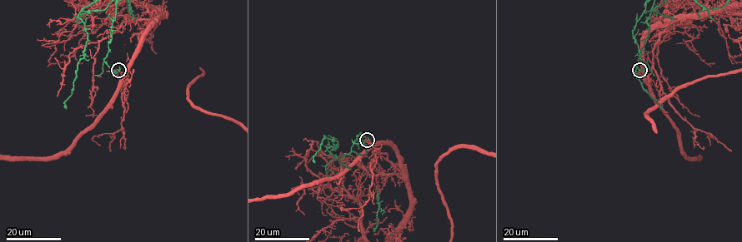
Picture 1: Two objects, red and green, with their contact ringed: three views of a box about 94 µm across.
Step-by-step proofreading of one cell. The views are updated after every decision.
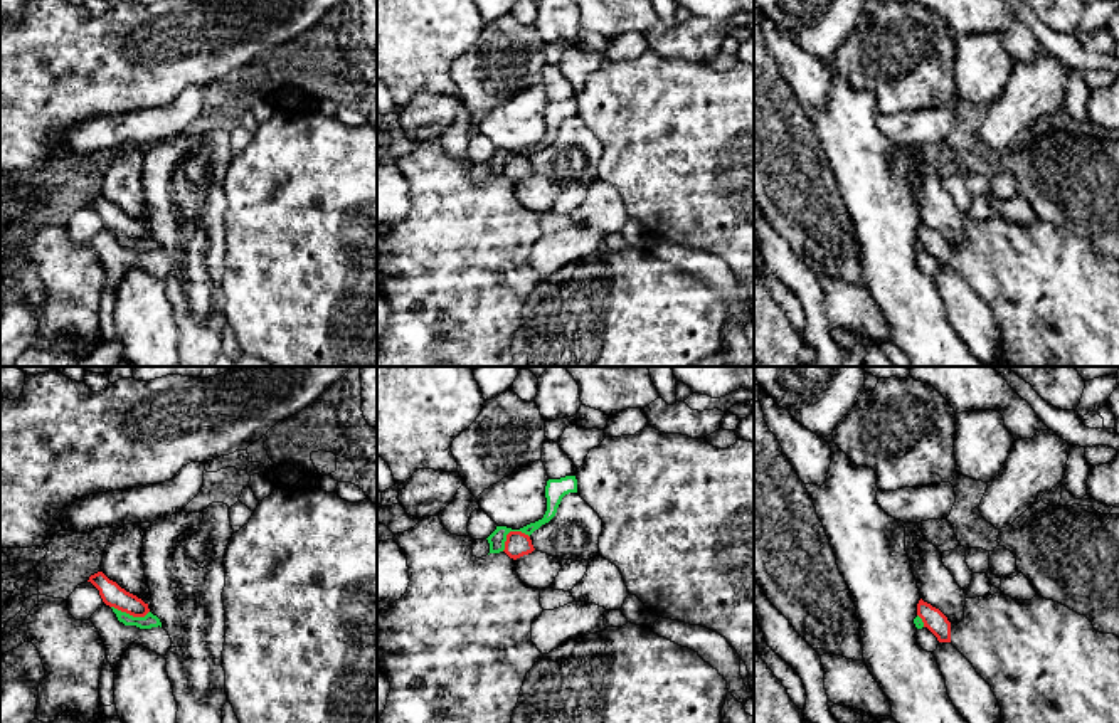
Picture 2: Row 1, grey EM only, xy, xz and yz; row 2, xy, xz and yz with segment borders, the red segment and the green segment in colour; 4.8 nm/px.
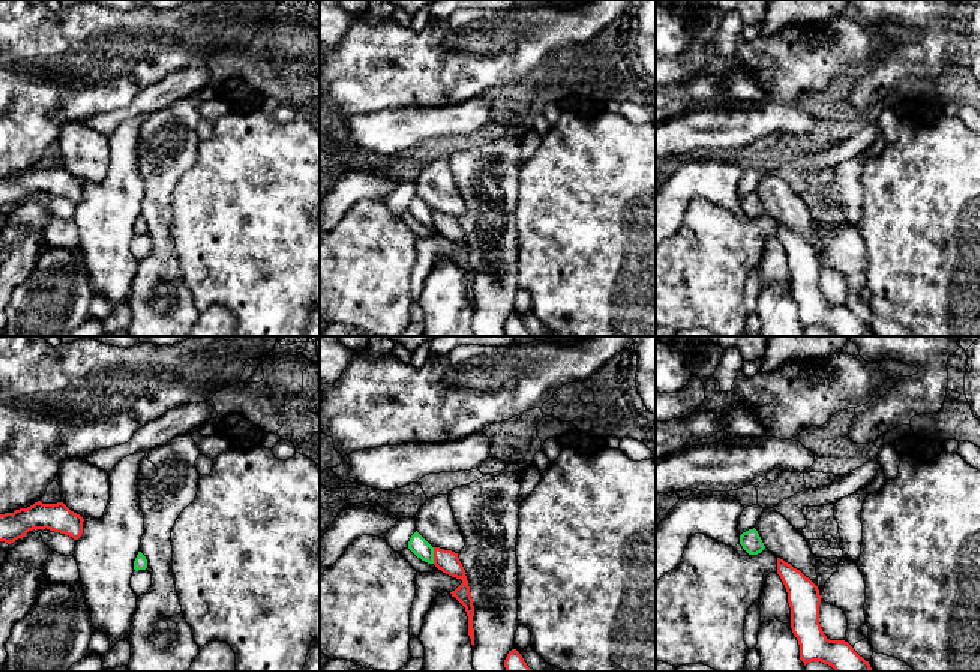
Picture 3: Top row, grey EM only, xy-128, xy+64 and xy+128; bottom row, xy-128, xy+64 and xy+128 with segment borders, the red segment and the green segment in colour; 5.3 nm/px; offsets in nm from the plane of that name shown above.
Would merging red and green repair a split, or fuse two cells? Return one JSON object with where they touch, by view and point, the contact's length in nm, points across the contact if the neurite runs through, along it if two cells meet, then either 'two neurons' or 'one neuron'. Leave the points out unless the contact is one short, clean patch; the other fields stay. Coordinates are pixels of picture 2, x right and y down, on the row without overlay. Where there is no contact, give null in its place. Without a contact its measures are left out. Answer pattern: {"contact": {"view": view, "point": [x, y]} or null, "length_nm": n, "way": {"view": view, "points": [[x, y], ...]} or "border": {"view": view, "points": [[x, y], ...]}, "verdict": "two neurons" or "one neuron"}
{"contact": {"view": "xz", "point": [510, 155]}, "length_nm": 150, "border": {"view": "xz", "points": [[529, 158], [510, 155], [502, 174]]}, "verdict": "two neurons"}

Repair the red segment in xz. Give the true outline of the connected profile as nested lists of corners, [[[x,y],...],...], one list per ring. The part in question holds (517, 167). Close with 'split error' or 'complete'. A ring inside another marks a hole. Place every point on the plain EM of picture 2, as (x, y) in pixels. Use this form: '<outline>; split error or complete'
[[[510,155],[506,158],[506,165],[505,165],[505,177],[517,183],[523,178],[532,177],[535,172],[532,168],[532,163],[528,158],[522,156],[522,155]]]; complete

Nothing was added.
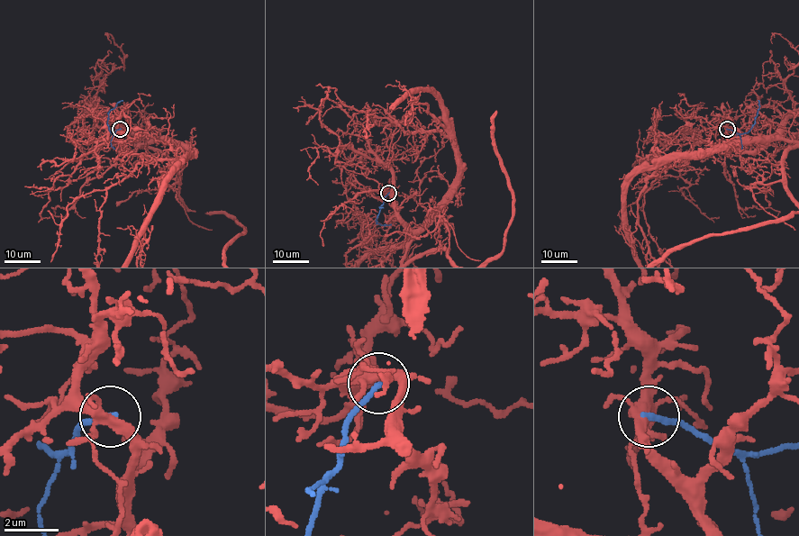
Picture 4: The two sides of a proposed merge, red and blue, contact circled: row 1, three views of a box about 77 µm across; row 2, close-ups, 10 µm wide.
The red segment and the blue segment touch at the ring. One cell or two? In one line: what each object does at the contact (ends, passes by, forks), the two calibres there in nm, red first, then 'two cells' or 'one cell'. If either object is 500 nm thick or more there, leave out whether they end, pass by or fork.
red forks; blue ends; calibres 360 and 240 nm; two cells

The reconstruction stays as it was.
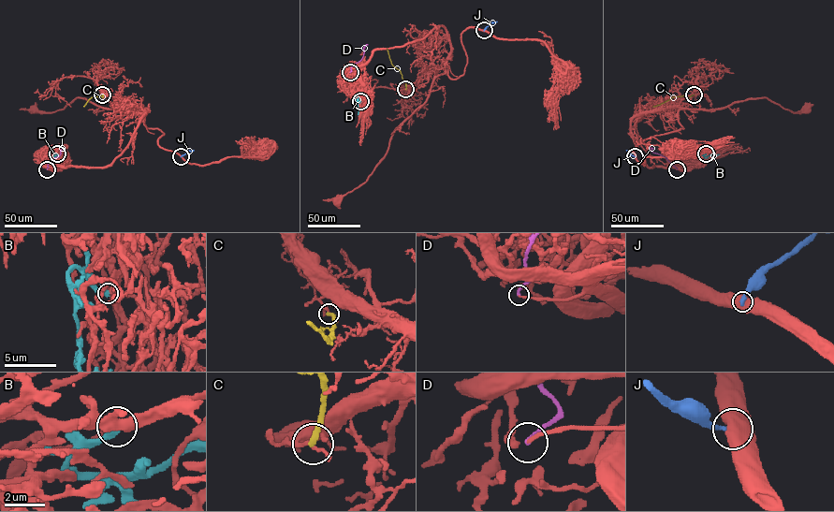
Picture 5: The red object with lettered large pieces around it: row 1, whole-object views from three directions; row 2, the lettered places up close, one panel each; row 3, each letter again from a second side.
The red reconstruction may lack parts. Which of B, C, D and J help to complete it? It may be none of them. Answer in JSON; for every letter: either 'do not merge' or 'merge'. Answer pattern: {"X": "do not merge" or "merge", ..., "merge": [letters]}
{"B": "merge", "C": "do not merge", "D": "merge", "J": "do not merge", "merge": ["B", "D"]}

